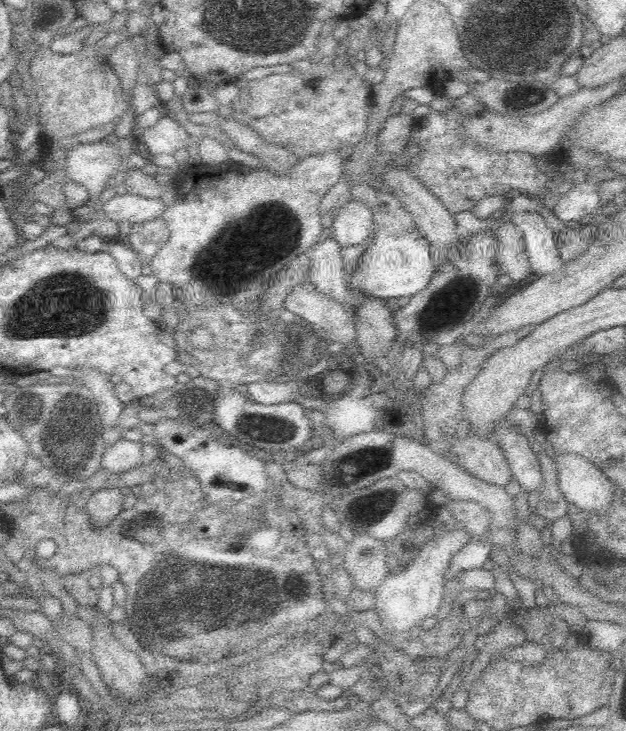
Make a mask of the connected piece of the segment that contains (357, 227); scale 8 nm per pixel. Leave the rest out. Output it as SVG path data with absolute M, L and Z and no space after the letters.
M348 199L333 216L333 225L329 232L340 248L356 246L363 243L371 235L373 230L372 207L362 199Z

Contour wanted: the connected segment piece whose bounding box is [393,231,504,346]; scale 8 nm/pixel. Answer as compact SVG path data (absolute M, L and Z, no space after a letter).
M480 231L461 237L455 253L435 268L425 288L411 297L408 306L394 310L395 342L422 346L425 342L434 342L438 332L457 329L457 325L466 325L468 320L470 324L472 314L482 306L492 290L504 282L496 263L496 242L498 239L494 231Z

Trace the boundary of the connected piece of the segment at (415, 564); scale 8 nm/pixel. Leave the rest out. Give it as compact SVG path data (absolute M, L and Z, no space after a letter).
M444 528L438 534L434 534L420 548L416 558L407 563L404 568L390 572L382 579L380 586L376 588L376 610L388 632L406 632L418 626L424 618L430 618L438 612L444 594L446 568L450 566L458 549L471 540L468 532L462 528Z

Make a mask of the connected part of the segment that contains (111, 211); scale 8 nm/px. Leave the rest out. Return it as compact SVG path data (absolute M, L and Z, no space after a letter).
M119 193L103 204L101 215L117 223L122 221L132 224L143 223L161 217L165 206L162 197L146 198L129 193Z

